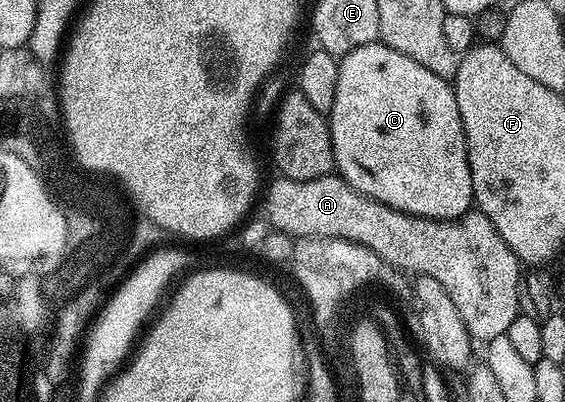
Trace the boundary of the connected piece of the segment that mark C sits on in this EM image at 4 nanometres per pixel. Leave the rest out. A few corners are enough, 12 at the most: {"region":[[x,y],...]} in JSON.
{"region":[[379,41],[339,60],[335,170],[423,219],[473,210],[456,88]]}

